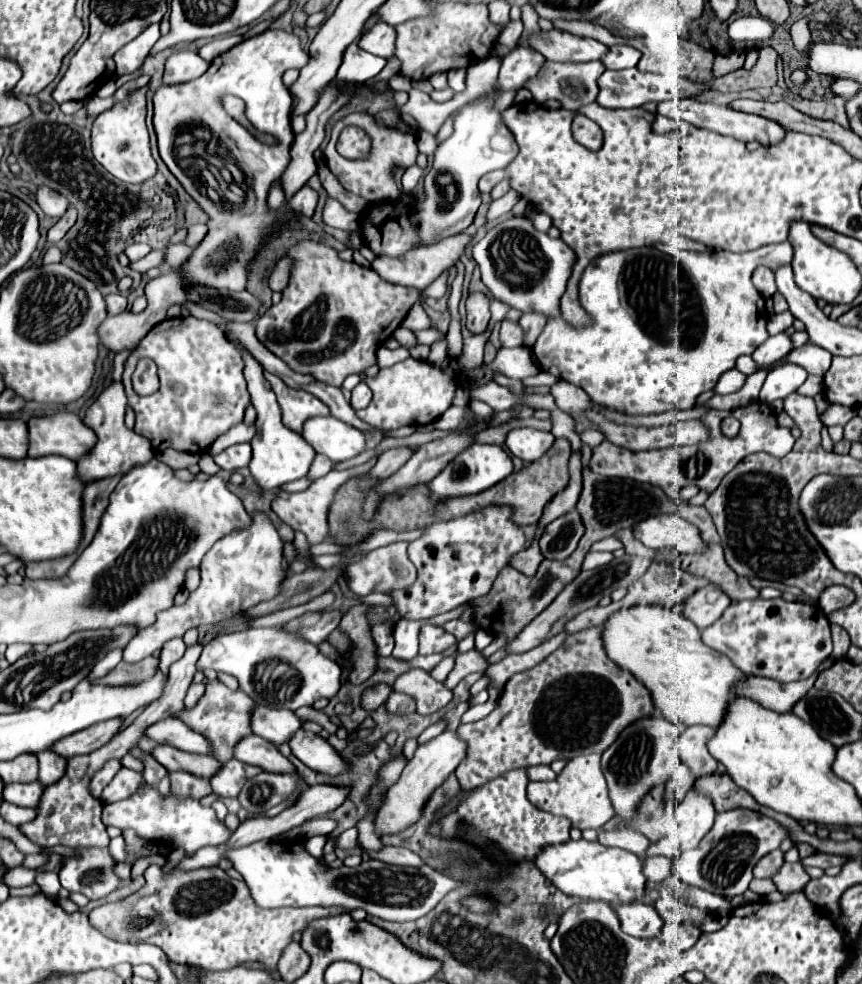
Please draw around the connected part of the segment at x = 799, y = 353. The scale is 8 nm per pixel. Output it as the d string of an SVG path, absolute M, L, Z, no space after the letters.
M805 344L801 348L793 348L791 354L781 360L781 362L773 362L769 368L777 368L781 364L797 364L801 368L805 368L809 374L817 374L823 376L823 372L827 372L827 368L831 366L831 354L815 344Z

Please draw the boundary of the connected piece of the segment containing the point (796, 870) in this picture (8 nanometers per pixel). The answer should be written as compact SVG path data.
M785 862L785 864L777 870L777 874L771 876L771 880L775 882L775 886L777 886L779 892L799 892L799 890L803 888L803 884L807 884L807 878L809 878L809 876L807 876L807 872L803 870L801 862L797 862L797 864Z

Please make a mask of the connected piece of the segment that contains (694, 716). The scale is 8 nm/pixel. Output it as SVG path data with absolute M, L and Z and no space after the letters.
M655 604L621 608L603 622L601 638L607 656L619 668L643 680L655 710L675 724L705 724L717 728L727 704L735 698L731 692L733 684L745 676L731 664L731 660L727 660L727 656L707 648L701 640L699 628L671 608Z

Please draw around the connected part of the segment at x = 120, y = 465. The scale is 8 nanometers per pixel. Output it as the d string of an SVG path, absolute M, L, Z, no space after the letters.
M113 382L87 408L83 422L97 434L97 442L91 448L91 452L87 452L85 456L81 456L77 460L77 476L79 476L79 480L83 484L91 484L95 480L111 478L111 476L117 476L117 474L125 476L135 466L141 466L141 464L147 464L149 460L153 460L155 454L153 454L153 448L151 448L149 440L143 438L143 436L139 436L137 432L129 430L123 424L125 408L127 408L127 396L125 396L125 390L123 390L123 384L121 382Z

